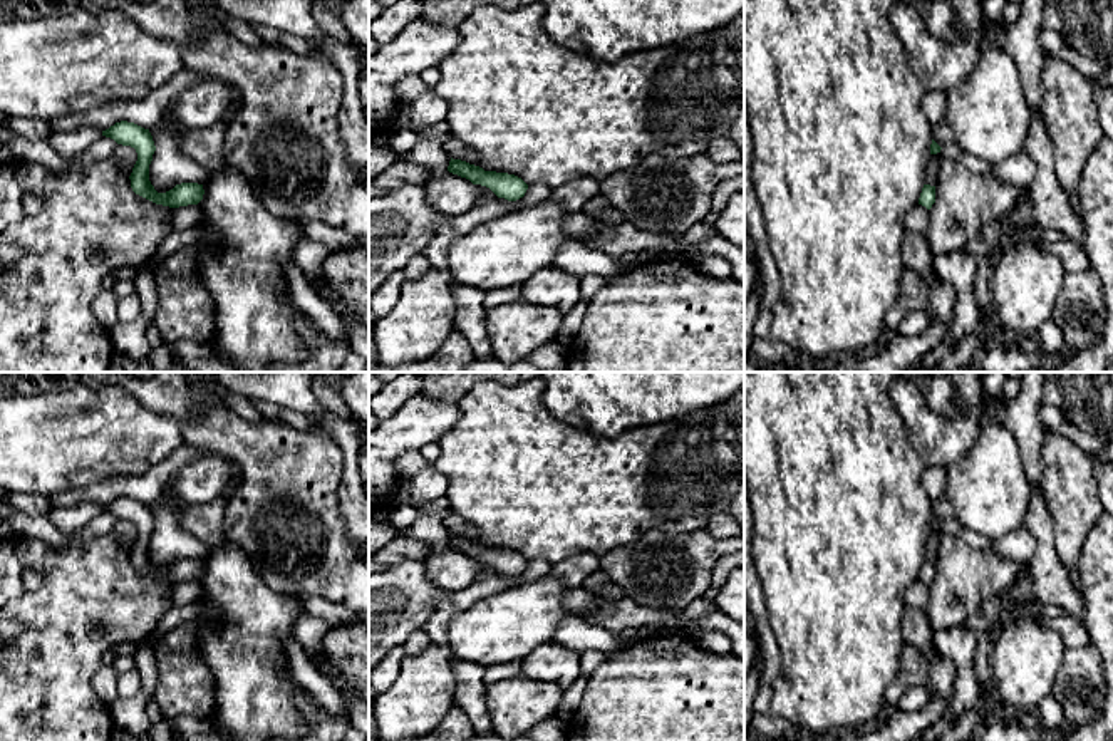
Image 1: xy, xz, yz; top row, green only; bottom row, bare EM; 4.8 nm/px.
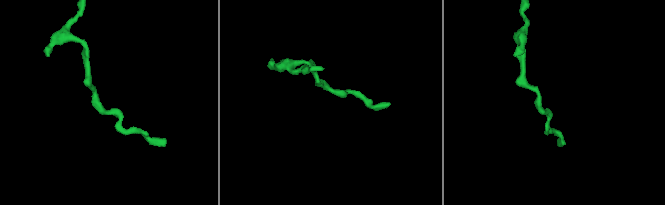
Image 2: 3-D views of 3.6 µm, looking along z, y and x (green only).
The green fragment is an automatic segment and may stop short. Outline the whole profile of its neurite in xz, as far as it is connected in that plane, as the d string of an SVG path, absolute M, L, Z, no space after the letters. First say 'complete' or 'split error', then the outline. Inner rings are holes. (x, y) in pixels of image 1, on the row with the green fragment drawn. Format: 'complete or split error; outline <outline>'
complete; outline M451 158L448 171L469 179L473 184L486 186L498 198L505 198L508 201L516 201L523 198L528 189L528 184L515 174L484 171L483 168L461 159Z

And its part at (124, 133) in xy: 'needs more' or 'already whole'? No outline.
already whole

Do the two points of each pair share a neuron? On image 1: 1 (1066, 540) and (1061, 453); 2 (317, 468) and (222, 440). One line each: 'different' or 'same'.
1: same
2: same

